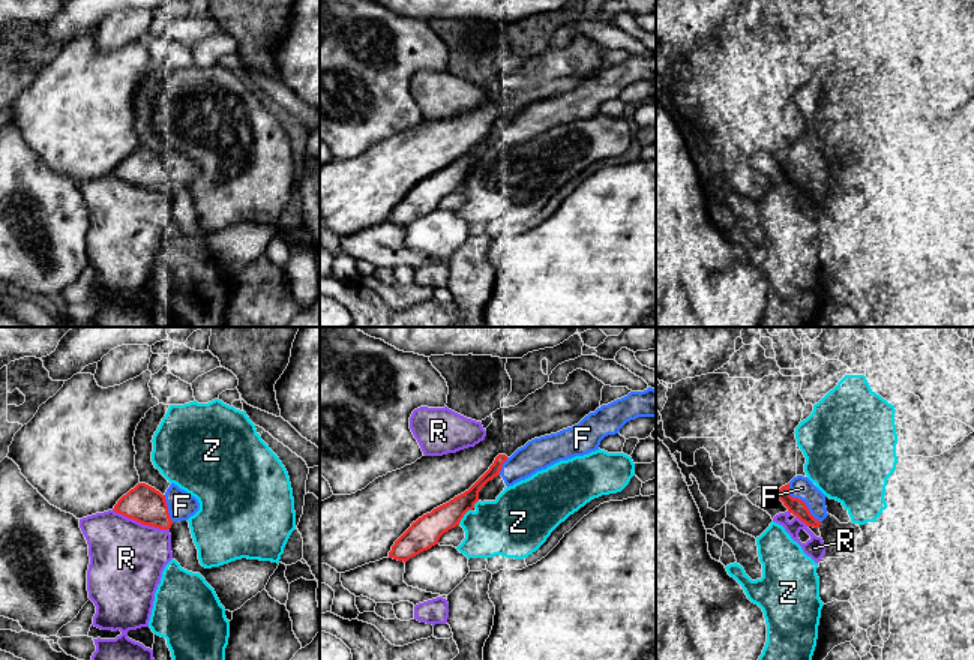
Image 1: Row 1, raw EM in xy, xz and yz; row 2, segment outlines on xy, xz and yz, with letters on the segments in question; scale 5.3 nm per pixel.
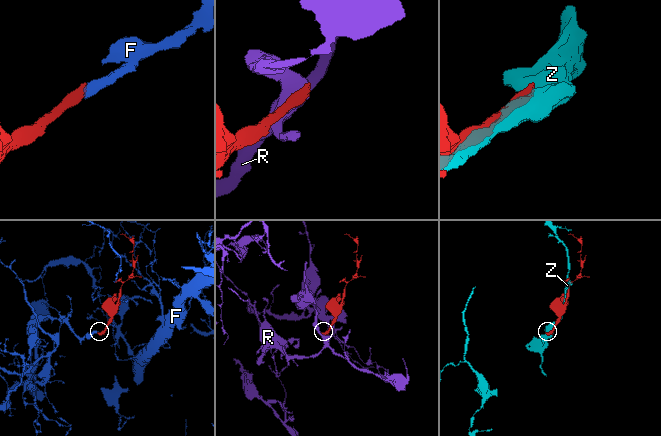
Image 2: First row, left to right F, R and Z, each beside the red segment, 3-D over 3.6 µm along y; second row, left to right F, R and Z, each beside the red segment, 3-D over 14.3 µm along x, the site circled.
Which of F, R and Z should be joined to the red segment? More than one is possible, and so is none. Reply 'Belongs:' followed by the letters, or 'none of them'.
Belongs: F

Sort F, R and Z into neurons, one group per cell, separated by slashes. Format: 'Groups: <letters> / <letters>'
Groups: F / R / Z

